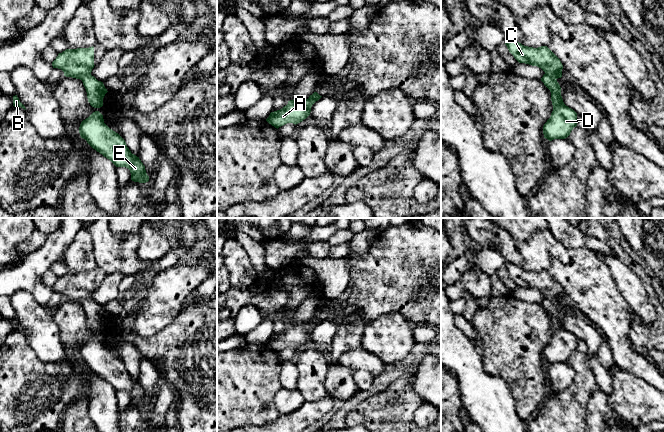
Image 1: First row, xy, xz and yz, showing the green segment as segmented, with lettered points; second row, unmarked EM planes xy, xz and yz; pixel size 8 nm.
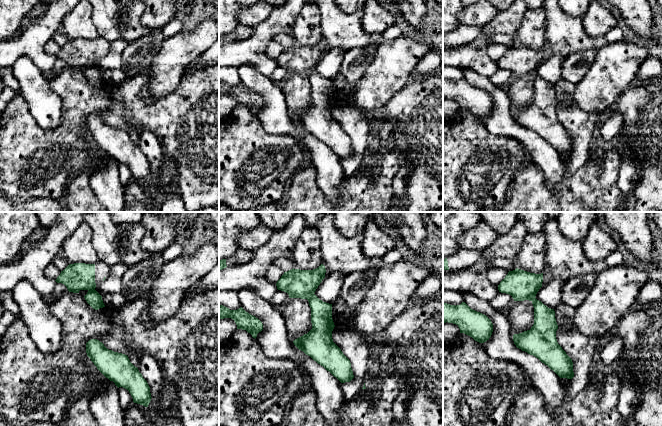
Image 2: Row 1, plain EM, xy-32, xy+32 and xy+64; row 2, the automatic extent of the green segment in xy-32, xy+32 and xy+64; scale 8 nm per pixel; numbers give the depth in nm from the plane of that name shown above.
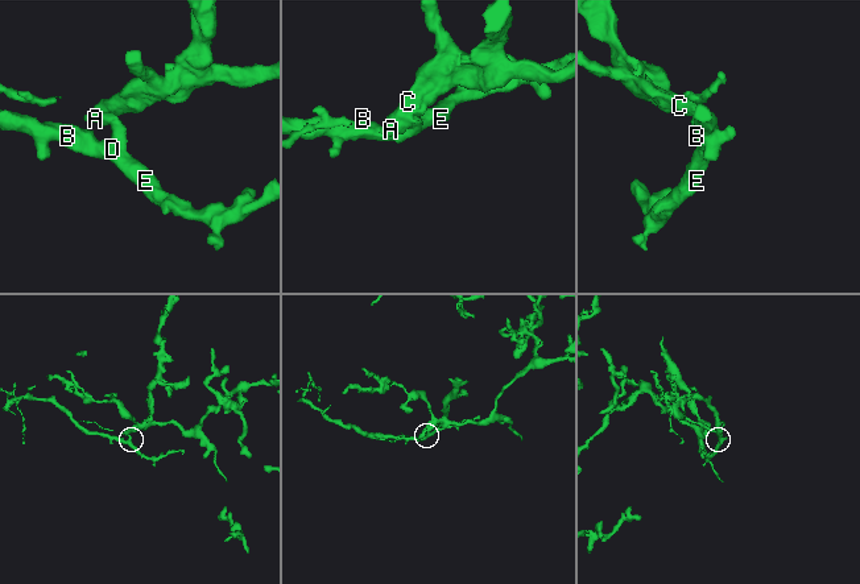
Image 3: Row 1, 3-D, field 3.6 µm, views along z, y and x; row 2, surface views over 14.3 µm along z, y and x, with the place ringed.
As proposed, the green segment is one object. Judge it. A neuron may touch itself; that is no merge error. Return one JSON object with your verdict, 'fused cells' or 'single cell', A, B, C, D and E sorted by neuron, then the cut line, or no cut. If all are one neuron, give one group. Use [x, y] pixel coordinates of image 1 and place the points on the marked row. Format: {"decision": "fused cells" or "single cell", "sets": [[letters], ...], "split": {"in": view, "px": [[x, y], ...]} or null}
{"decision": "fused cells", "sets": [["A", "C"], ["B", "D", "E"]], "split": {"in": "yz", "px": [[545, 73], [555, 79]]}}

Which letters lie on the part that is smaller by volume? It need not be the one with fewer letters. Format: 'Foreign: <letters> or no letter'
Foreign: B, D, E

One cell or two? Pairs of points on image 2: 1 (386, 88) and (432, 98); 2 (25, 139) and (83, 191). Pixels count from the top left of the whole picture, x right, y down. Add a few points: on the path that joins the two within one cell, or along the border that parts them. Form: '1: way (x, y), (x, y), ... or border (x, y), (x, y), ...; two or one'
1: border (413, 77), (380, 106); two
2: border (89, 171), (68, 183), (62, 199); two

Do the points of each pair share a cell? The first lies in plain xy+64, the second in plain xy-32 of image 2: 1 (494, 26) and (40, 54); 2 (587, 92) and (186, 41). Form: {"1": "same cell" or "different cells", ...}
{"1": "same cell", "2": "same cell"}

